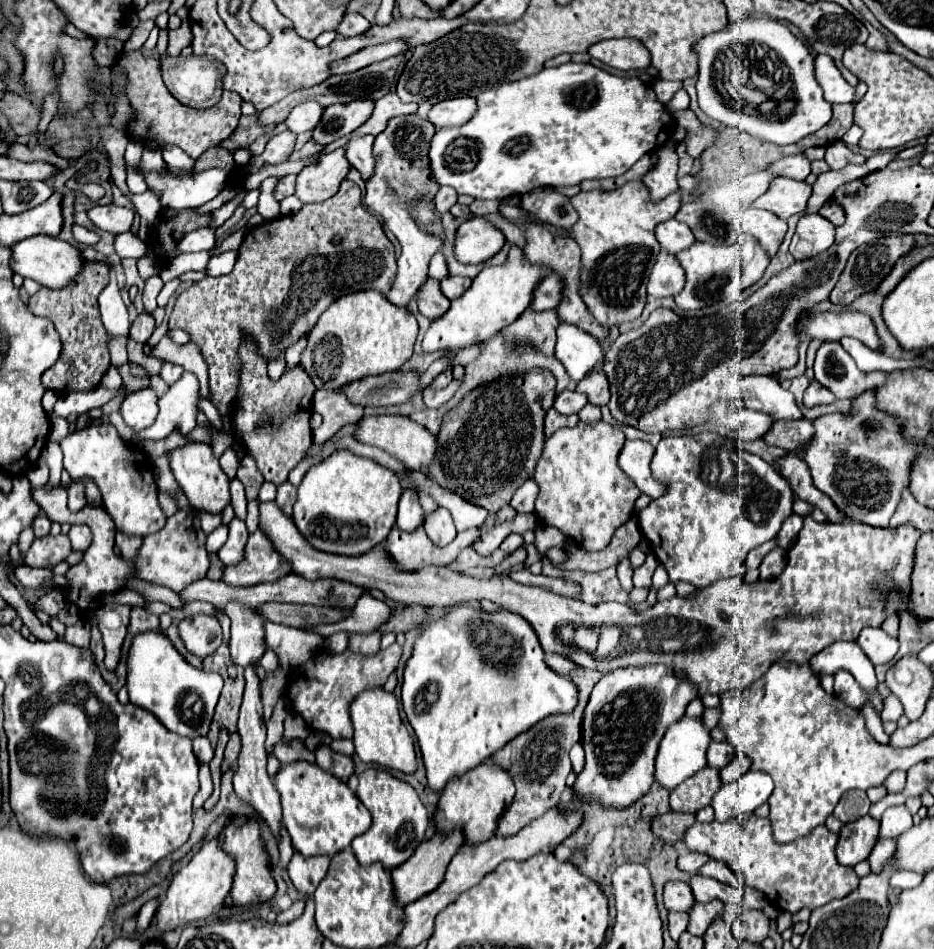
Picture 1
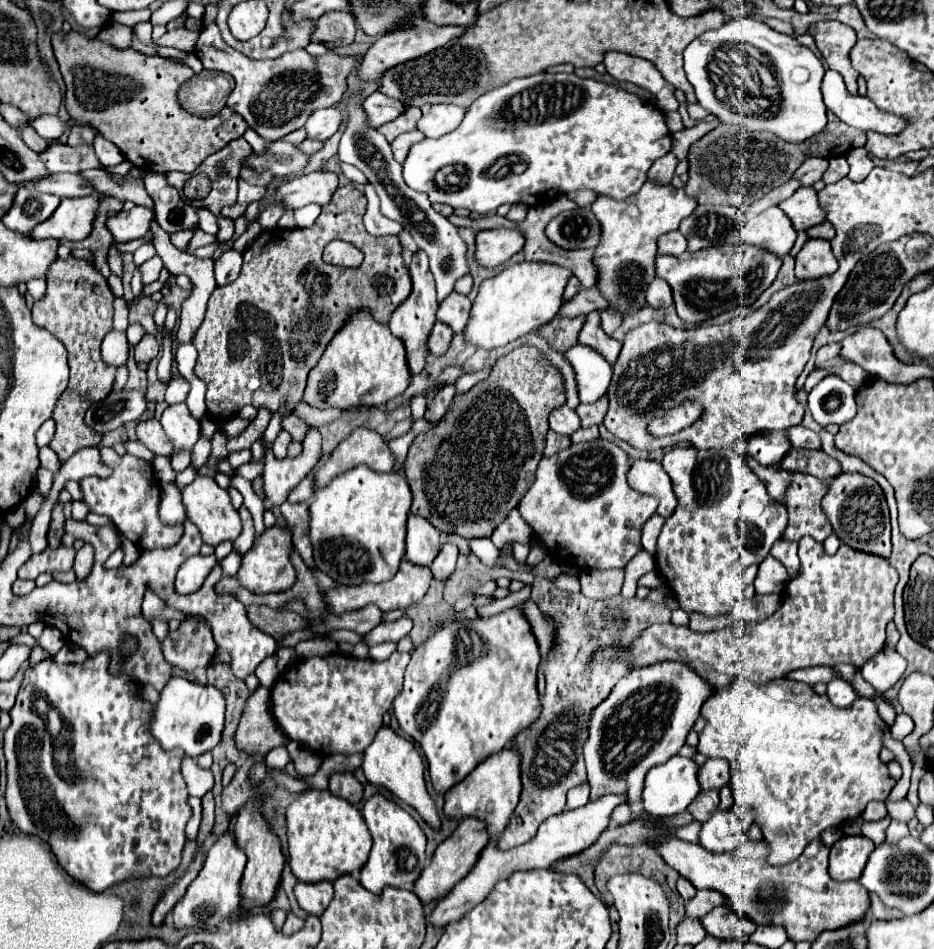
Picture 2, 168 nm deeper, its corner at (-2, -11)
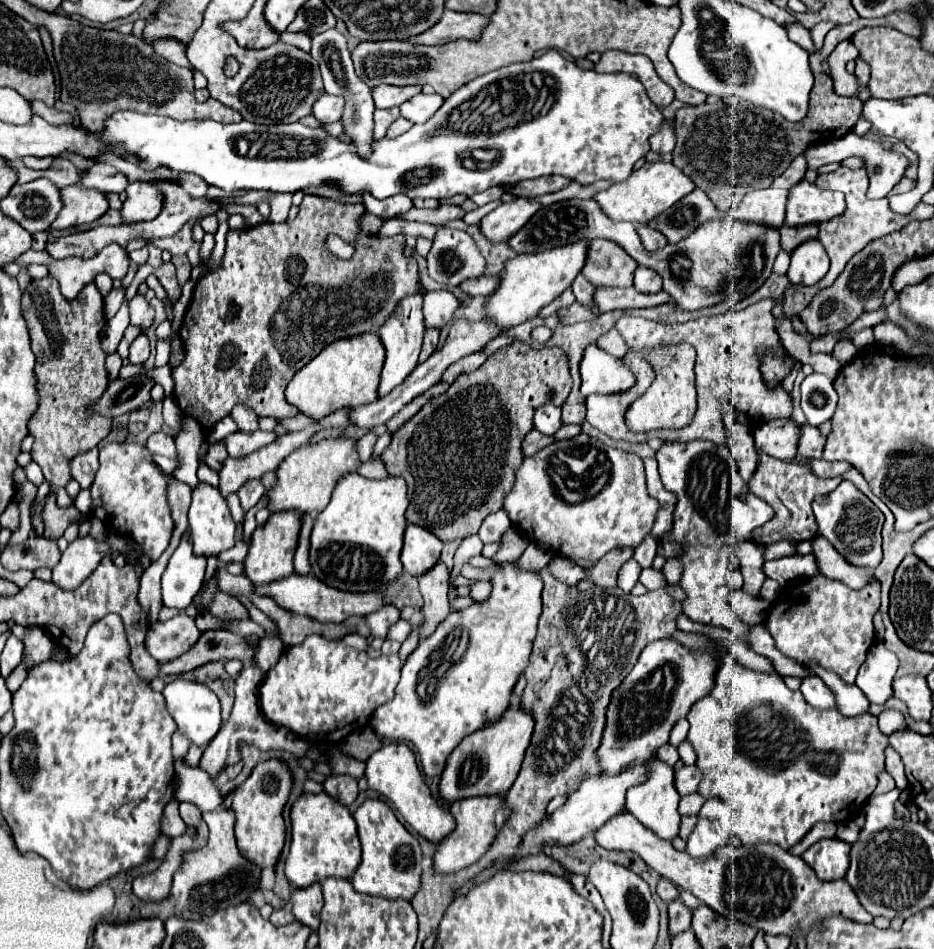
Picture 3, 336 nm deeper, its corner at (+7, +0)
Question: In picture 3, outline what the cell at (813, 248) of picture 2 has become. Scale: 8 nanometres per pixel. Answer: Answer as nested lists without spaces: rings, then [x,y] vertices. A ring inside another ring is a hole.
[[[810,239],[790,255],[790,269],[786,275],[792,285],[812,287],[828,273],[828,269],[830,261],[826,257],[826,251],[822,249],[822,243]]]

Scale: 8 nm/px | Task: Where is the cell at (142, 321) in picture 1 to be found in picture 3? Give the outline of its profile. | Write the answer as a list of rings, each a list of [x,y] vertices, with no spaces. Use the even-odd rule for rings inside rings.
[[[138,335],[132,345],[130,345],[130,357],[128,361],[132,365],[142,365],[150,355],[150,343],[148,343],[148,337],[146,335]]]

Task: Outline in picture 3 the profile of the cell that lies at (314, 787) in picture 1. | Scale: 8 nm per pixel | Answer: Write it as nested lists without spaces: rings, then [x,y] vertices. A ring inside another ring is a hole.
[[[304,793],[290,811],[292,819],[292,843],[286,859],[286,879],[298,889],[320,883],[326,877],[352,879],[360,865],[360,841],[356,833],[356,821],[350,811],[328,797],[326,793]]]

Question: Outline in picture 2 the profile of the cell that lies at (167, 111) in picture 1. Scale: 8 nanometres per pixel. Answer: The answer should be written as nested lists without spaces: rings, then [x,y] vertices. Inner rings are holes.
[[[59,32],[51,44],[67,86],[65,106],[71,118],[95,126],[139,170],[195,172],[209,154],[247,130],[243,116],[227,106],[213,118],[197,118],[185,112],[177,102],[177,88],[193,76],[193,70],[173,58],[143,56],[133,48],[119,50],[77,32],[67,36]]]

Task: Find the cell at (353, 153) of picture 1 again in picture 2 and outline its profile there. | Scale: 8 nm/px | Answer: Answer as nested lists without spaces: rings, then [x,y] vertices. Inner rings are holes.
[[[367,182],[363,184],[363,194],[367,198],[367,210],[365,210],[365,216],[363,216],[363,224],[367,228],[369,234],[373,236],[387,236],[387,234],[399,234],[399,230],[403,226],[399,226],[397,222],[385,218],[381,212],[379,212],[379,196],[375,192],[375,188]]]

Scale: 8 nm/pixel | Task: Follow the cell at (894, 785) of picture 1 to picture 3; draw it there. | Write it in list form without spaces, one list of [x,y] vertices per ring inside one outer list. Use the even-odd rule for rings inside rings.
[[[804,677],[802,685],[800,685],[800,691],[802,691],[806,703],[810,703],[812,707],[836,709],[832,691],[822,681],[818,681],[818,677]]]

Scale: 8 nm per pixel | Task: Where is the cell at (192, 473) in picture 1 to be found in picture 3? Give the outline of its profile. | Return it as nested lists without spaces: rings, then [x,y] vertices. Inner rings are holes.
[[[200,483],[192,491],[192,505],[188,511],[188,521],[190,521],[190,537],[192,537],[192,545],[194,545],[194,555],[214,557],[214,555],[220,555],[222,551],[234,547],[236,525],[234,525],[234,521],[230,521],[230,511],[228,511],[226,499],[220,495],[220,491],[216,487]]]

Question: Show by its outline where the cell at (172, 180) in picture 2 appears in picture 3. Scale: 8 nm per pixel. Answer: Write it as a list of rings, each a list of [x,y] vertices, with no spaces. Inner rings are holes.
[[[182,175],[182,189],[184,191],[190,191],[190,195],[194,197],[204,197],[206,191],[208,191],[208,185],[200,179],[200,177],[194,177],[194,175]]]

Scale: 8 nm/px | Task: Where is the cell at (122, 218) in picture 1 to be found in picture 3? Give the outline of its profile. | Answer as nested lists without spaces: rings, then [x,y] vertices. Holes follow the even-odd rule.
[[[130,183],[126,193],[128,193],[128,199],[124,201],[124,207],[120,213],[128,223],[152,221],[162,211],[162,205],[166,199],[162,191],[158,191],[154,185],[148,185],[148,183]]]

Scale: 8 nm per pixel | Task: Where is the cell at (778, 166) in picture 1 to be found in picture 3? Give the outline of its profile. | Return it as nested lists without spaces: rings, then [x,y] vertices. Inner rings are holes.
[[[846,133],[844,137],[836,139],[836,141],[830,141],[828,145],[818,145],[818,147],[808,147],[804,151],[806,155],[806,161],[808,161],[808,167],[810,169],[818,169],[826,163],[842,163],[844,159],[848,157],[858,157],[862,159],[864,167],[866,167],[866,173],[868,173],[868,179],[870,179],[870,187],[868,187],[868,195],[870,199],[878,199],[878,197],[886,197],[894,185],[900,183],[900,179],[904,177],[904,171],[906,167],[910,165],[910,161],[902,155],[902,153],[896,153],[894,149],[886,149],[880,141],[874,141],[874,139],[868,139],[868,137],[860,137],[856,133]]]

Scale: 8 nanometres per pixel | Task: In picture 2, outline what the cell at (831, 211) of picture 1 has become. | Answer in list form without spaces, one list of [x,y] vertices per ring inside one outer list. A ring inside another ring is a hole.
[[[825,220],[825,222],[809,228],[807,234],[809,234],[809,238],[825,238],[825,240],[831,240],[831,238],[835,236],[835,228],[833,228],[833,224],[829,224],[829,222]]]

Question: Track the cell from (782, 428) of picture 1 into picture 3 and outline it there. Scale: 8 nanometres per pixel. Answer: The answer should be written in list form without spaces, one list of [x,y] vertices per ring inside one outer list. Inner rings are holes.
[[[802,461],[802,463],[810,463],[818,477],[840,477],[844,471],[850,469],[850,465],[846,461],[836,461],[836,463],[828,463],[828,461]]]

